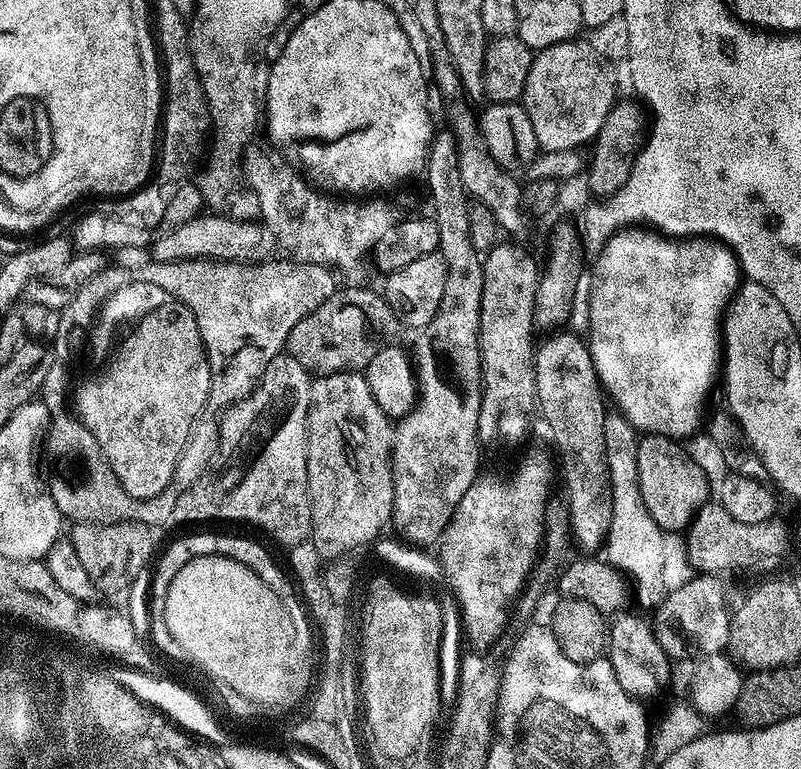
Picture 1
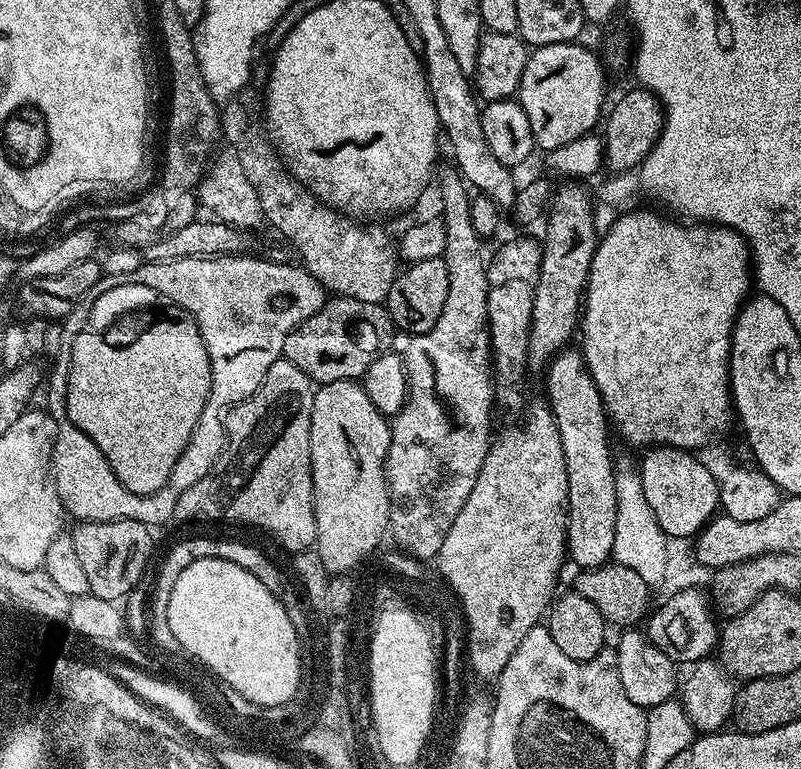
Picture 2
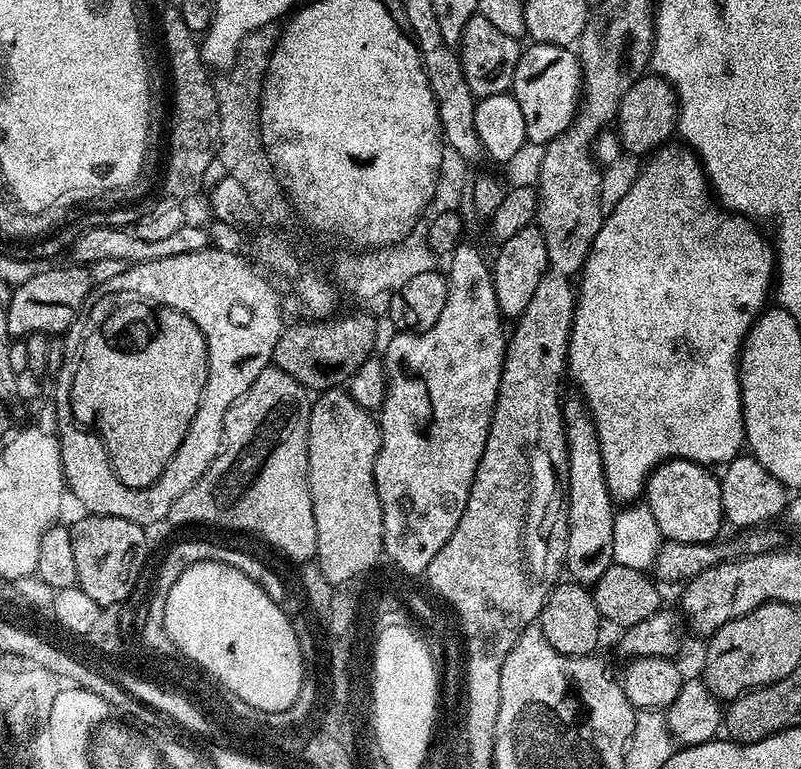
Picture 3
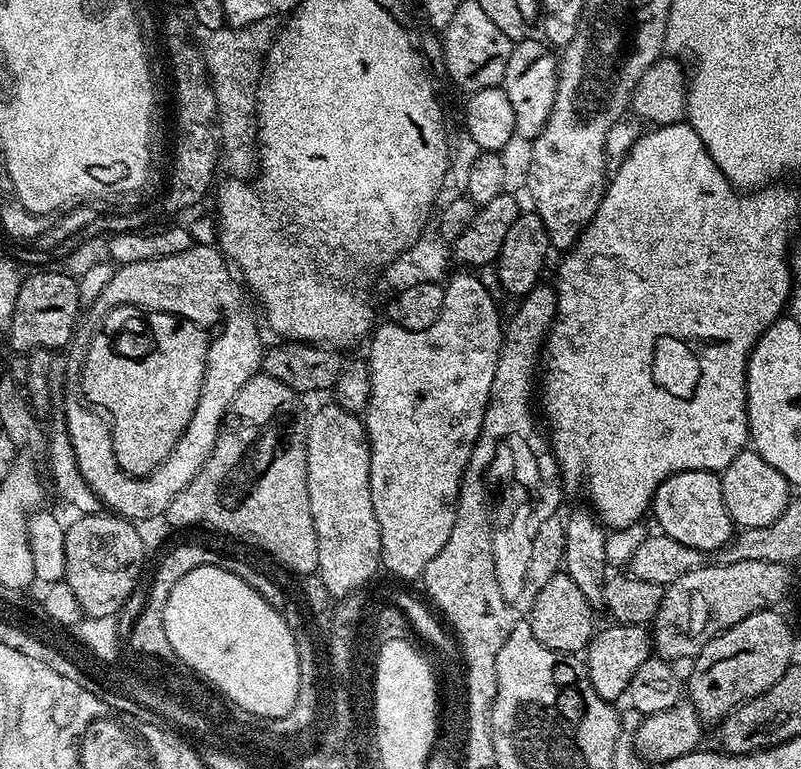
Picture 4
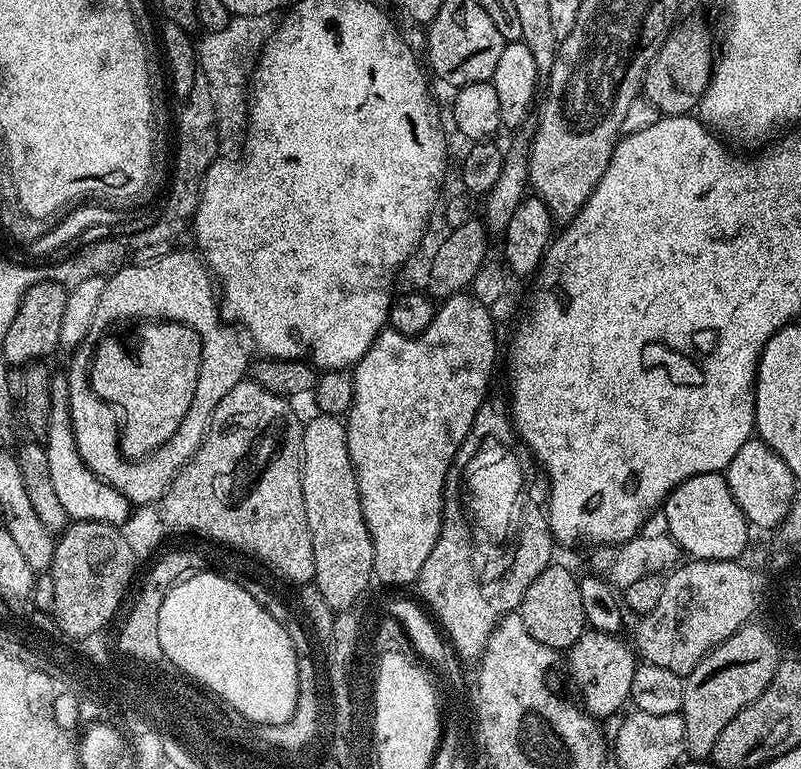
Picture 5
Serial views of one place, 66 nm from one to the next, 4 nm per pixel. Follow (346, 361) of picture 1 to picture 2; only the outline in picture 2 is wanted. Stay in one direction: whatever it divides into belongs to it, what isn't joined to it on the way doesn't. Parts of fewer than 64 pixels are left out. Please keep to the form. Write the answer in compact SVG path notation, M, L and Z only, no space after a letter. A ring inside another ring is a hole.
M336 296L335 298L329 299L324 307L319 308L313 316L303 320L303 322L285 338L282 356L283 359L294 362L294 366L298 366L298 370L302 370L302 374L306 374L308 379L315 382L317 385L338 382L339 380L356 380L357 378L363 377L364 371L370 366L370 362L374 362L376 357L379 356L381 352L385 351L387 344L384 343L391 338L392 332L394 333L392 317L388 315L388 309L383 303L375 304L374 302L364 302L353 296Z

